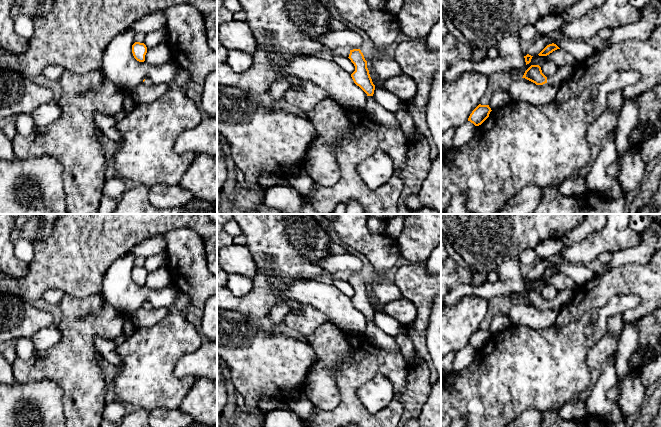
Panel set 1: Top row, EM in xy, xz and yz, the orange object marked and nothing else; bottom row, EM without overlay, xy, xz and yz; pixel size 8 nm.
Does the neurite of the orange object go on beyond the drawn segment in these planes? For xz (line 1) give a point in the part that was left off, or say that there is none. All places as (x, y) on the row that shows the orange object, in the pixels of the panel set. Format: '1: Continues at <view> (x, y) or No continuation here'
1: Continues at xz (378, 114)

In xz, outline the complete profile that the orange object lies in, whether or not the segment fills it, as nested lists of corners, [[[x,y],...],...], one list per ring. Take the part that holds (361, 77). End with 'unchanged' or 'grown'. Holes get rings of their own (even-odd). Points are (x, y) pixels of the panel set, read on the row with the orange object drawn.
[[[360,49],[350,50],[348,57],[355,66],[355,71],[351,74],[354,83],[359,86],[369,97],[365,111],[371,119],[389,128],[399,127],[399,123],[394,113],[383,108],[373,97],[375,85],[367,68],[367,61]]] | grown

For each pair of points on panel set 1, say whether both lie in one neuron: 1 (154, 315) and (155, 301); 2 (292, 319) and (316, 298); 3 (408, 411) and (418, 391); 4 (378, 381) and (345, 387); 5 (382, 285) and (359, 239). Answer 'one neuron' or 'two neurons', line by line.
1: two neurons
2: two neurons
3: one neuron
4: two neurons
5: one neuron

